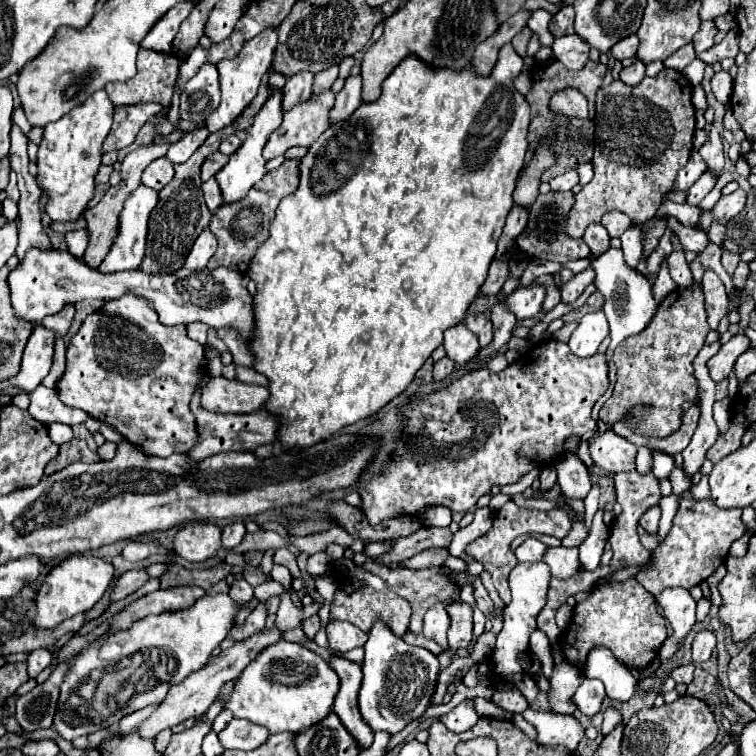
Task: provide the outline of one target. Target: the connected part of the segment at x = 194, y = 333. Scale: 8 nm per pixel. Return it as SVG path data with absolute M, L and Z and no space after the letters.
M189 323L187 325L187 335L199 343L205 343L205 337L207 337L207 329L203 323Z

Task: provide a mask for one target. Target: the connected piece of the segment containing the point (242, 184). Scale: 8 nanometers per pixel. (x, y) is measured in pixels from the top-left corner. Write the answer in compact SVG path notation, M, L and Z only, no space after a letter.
M273 89L273 97L265 103L265 107L255 115L255 121L251 125L251 129L247 131L247 137L243 141L243 145L231 155L229 163L215 175L217 183L219 183L219 189L221 189L221 195L223 195L223 203L221 205L229 205L229 203L235 203L235 201L241 201L247 191L263 179L263 175L267 173L265 169L265 159L261 155L269 135L281 125L281 119L283 119L283 111L281 111L281 91L279 89Z

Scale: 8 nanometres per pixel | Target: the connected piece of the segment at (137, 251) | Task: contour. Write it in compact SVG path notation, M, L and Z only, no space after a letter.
M139 185L127 199L123 205L123 211L119 213L119 229L117 229L117 239L113 239L113 245L109 249L109 253L105 255L105 259L101 261L101 265L97 267L97 271L101 273L115 273L115 271L139 271L139 265L143 261L145 255L145 237L147 237L147 223L149 223L149 215L153 211L153 207L157 205L157 191Z

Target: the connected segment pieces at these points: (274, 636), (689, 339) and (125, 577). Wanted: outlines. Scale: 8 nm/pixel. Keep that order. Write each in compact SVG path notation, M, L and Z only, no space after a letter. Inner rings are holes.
M273 627L271 631L259 631L257 635L245 639L245 641L241 641L241 643L235 643L233 647L229 647L229 649L223 651L223 653L219 653L217 657L211 657L209 663L207 663L201 671L195 671L193 675L185 677L181 683L177 683L177 685L173 685L173 687L169 689L167 697L161 701L161 705L157 707L157 711L155 711L151 717L147 717L147 719L137 727L139 737L143 737L143 739L155 739L163 729L171 729L173 725L177 725L177 723L181 723L181 721L185 721L185 719L191 719L191 717L193 717L193 719L201 717L201 715L211 707L211 703L217 699L221 687L223 687L225 683L229 683L231 679L239 677L239 673L241 673L265 647L277 643L279 639L281 639L281 631L279 631L277 627Z
M695 285L693 291L677 289L667 295L657 307L653 323L649 323L641 335L627 339L615 349L613 361L617 367L617 381L611 397L599 411L599 419L605 425L625 423L629 429L645 437L667 437L677 431L683 417L683 403L689 405L699 401L693 359L705 345L707 333L709 325L699 285ZM635 405L645 405L641 415L629 415Z
M139 569L139 571L125 571L123 575L117 577L115 589L113 589L113 593L111 593L111 601L109 601L109 603L117 603L117 601L125 599L127 595L135 593L147 579L149 579L149 577L147 577L145 569Z

